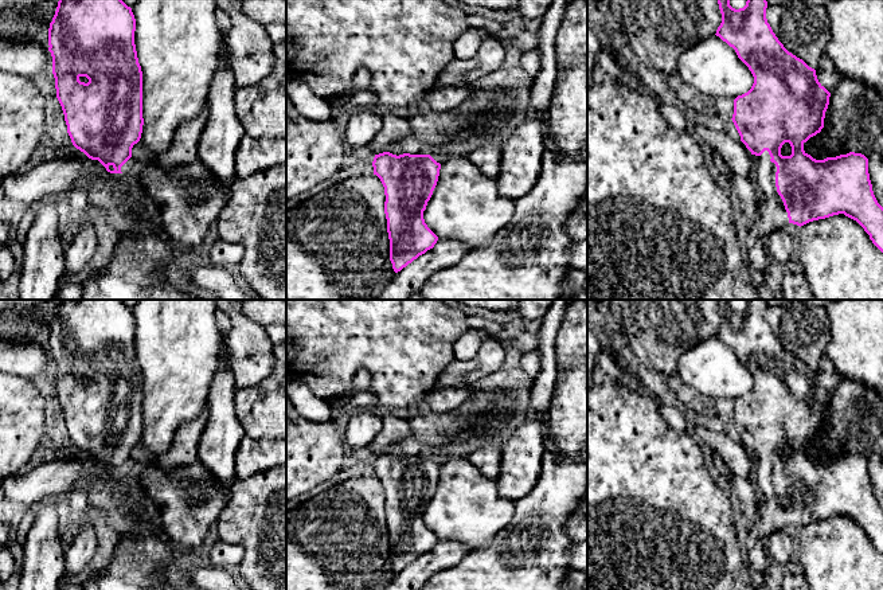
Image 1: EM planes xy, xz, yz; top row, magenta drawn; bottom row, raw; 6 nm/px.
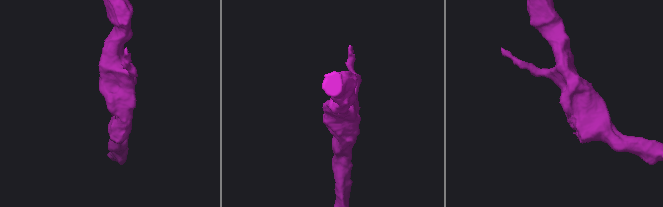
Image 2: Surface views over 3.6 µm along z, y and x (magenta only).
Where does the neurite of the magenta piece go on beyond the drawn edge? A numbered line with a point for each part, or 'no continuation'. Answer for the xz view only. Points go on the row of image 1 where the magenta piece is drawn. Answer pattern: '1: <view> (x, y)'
no continuation

